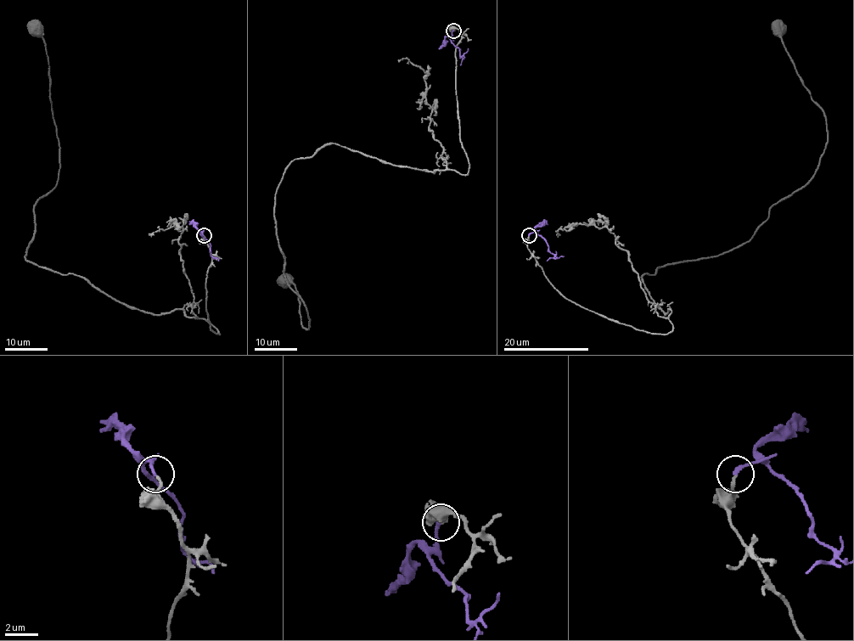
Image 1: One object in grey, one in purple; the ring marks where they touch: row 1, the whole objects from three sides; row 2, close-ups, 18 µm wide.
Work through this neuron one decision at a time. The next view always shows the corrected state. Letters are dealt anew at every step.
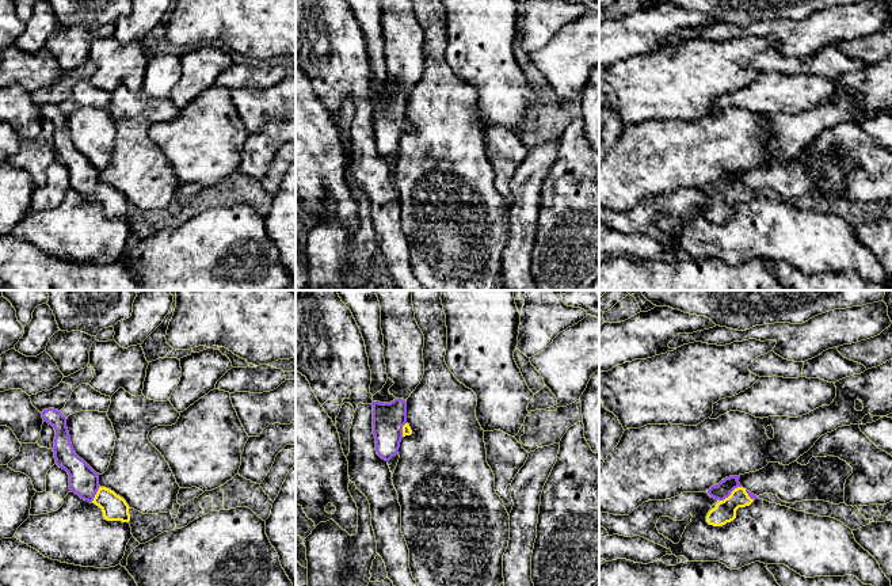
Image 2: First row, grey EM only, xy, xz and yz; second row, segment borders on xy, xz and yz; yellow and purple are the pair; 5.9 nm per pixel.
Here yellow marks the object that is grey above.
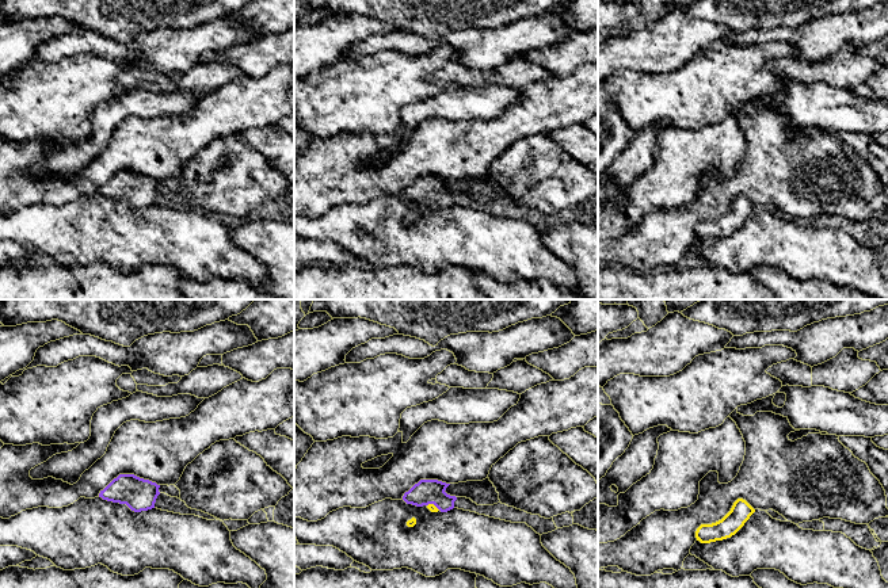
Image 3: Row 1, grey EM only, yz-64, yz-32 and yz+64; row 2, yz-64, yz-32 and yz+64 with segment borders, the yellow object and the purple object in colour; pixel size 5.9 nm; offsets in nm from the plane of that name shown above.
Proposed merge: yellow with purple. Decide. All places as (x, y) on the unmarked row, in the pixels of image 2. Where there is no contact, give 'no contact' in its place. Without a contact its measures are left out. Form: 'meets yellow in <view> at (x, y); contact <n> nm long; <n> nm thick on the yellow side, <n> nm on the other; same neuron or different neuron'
meets yellow in yz at (731, 189); contact 150 nm long; 130 nm thick on the yellow side, 100 nm on the other; same neuron

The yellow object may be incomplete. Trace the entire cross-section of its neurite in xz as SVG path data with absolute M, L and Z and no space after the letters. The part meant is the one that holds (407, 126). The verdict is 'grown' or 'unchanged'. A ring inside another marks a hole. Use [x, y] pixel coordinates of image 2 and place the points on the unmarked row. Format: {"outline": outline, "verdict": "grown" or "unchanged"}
{"outline": "M394 95L390 99L373 98L371 102L376 146L382 156L389 157L399 149L401 134L412 130L407 119L407 99Z", "verdict": "grown"}

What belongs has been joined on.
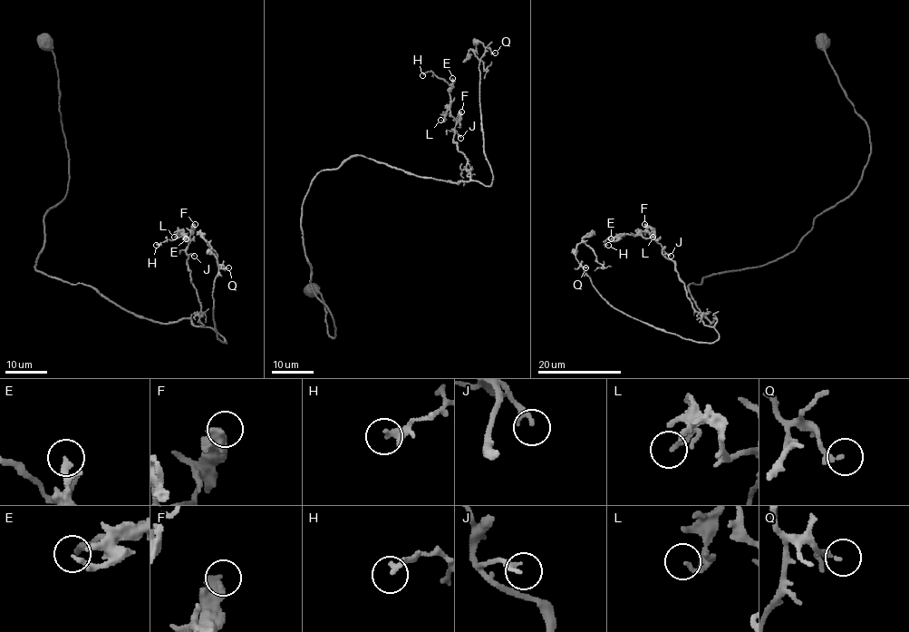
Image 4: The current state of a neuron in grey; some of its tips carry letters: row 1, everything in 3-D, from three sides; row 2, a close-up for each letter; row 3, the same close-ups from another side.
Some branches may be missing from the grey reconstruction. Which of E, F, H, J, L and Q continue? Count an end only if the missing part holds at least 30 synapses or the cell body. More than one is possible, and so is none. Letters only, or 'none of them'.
none of them

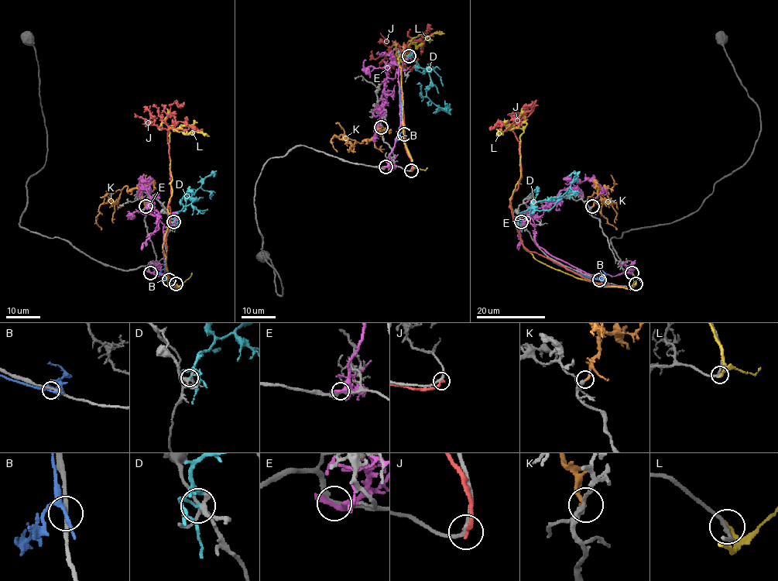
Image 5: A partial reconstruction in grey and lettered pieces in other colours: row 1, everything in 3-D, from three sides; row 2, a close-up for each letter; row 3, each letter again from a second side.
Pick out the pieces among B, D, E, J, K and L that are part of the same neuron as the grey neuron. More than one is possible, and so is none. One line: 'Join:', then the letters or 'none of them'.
Join: K

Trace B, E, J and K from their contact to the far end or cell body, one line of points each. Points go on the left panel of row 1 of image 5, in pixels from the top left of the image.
B: (169, 280), (166, 275), (165, 262)
E: (150, 272), (156, 276), (165, 273), (163, 224), (151, 214), (148, 180), (140, 184), (139, 193), (144, 197)
J: (176, 284), (177, 287), (168, 283), (166, 259), (171, 183), (166, 121), (170, 106), (175, 103), (182, 106)
K: (146, 207), (141, 196), (141, 188), (128, 190), (127, 186), (124, 187), (98, 208), (96, 222), (101, 230)

